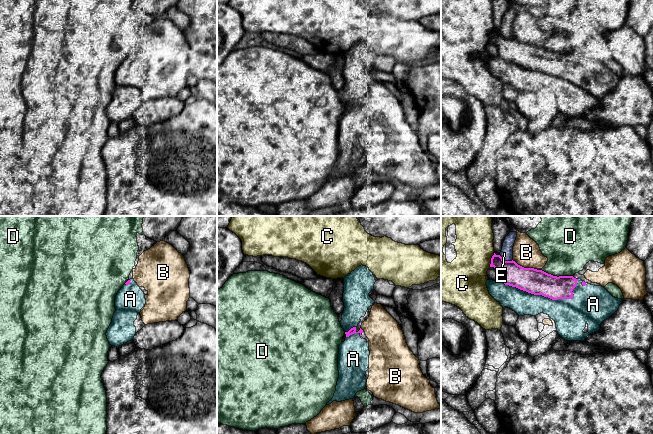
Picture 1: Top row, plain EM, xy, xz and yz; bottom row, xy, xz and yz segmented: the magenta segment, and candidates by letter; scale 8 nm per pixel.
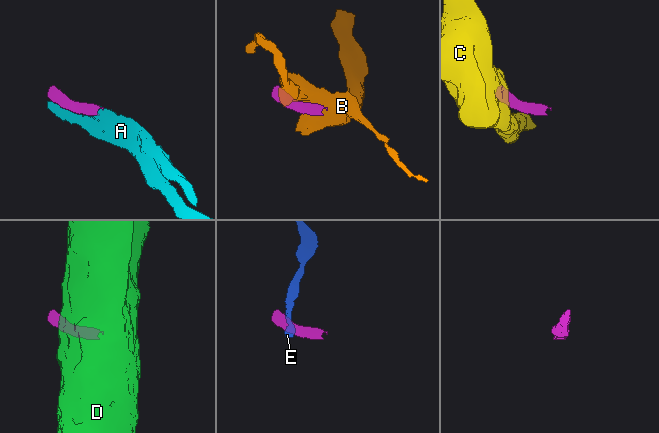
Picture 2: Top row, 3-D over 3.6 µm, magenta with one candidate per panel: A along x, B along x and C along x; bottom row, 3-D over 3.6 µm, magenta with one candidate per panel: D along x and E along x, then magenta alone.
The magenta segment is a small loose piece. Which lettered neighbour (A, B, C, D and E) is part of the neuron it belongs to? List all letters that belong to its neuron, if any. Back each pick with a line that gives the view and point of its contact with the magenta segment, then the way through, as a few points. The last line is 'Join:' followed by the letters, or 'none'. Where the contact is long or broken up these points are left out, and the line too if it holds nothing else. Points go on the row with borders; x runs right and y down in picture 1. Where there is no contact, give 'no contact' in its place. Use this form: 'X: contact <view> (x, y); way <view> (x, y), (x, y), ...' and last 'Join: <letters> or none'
A: contact yz (543, 295)
Join: A

